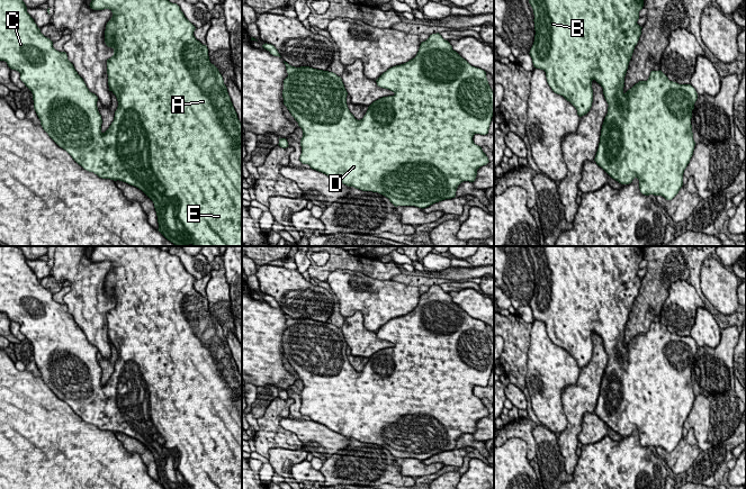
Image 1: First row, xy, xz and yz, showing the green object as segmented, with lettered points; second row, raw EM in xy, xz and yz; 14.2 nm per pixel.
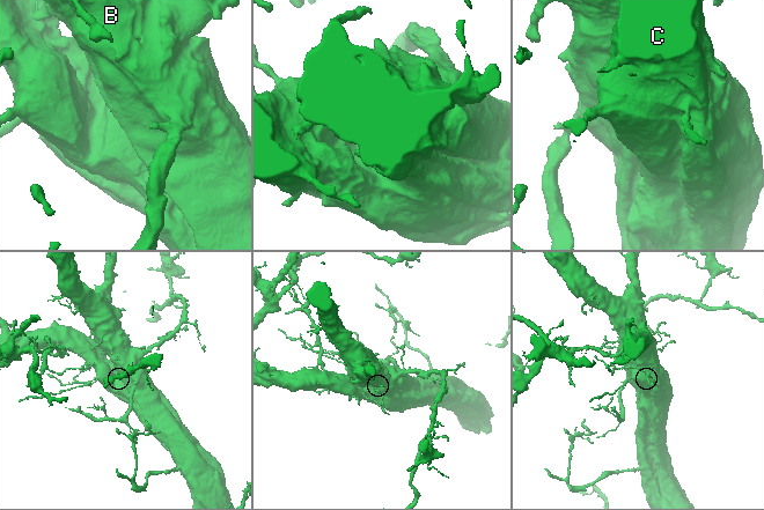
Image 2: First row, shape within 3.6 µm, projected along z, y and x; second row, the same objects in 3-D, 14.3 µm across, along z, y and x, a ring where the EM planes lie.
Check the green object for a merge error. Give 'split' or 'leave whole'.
leave whole

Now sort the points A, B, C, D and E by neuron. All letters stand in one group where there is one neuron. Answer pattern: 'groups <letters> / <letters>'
groups A B C D E

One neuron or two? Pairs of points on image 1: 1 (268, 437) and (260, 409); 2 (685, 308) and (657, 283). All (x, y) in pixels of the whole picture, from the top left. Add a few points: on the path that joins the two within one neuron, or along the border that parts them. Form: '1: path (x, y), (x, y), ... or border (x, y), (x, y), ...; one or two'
1: border (278, 397), (271, 401), (258, 419); two
2: border (688, 280), (675, 280), (671, 284), (659, 318); two

